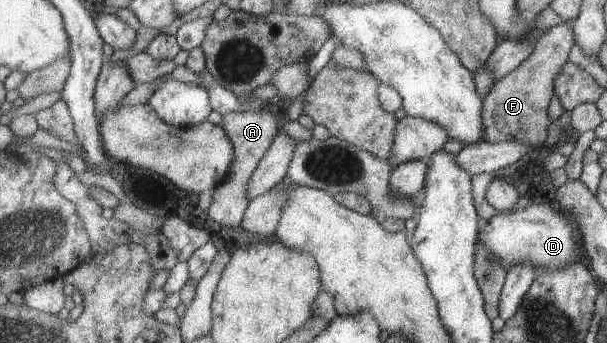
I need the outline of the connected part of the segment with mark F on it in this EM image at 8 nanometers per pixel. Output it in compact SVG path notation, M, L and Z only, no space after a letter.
M567 22L551 27L538 40L536 51L511 74L496 80L491 92L484 98L484 140L490 143L525 141L545 149L551 120L547 116L549 104L555 94L554 82L569 62L569 52L576 44L576 32Z

